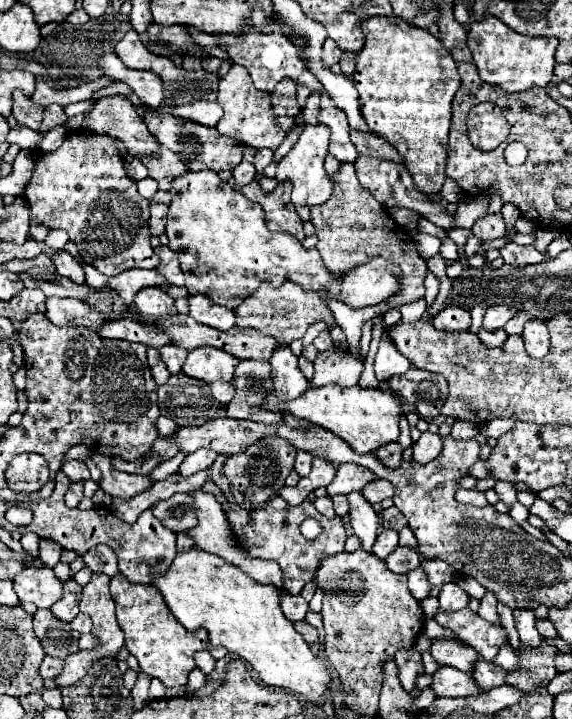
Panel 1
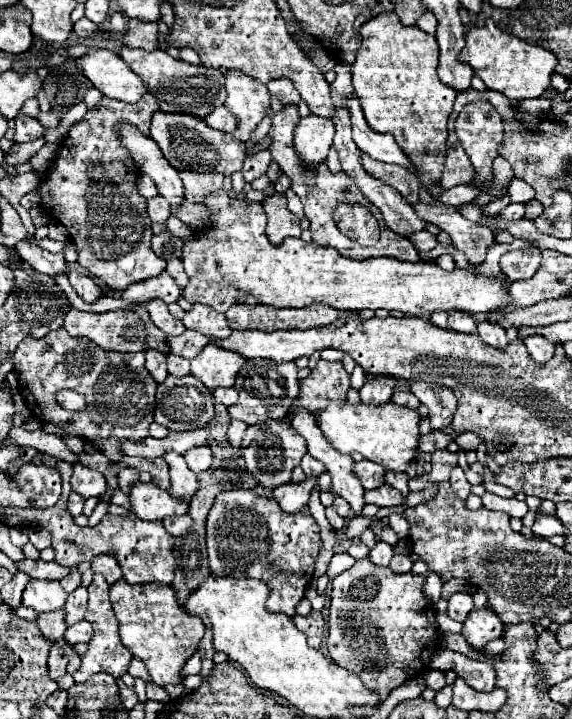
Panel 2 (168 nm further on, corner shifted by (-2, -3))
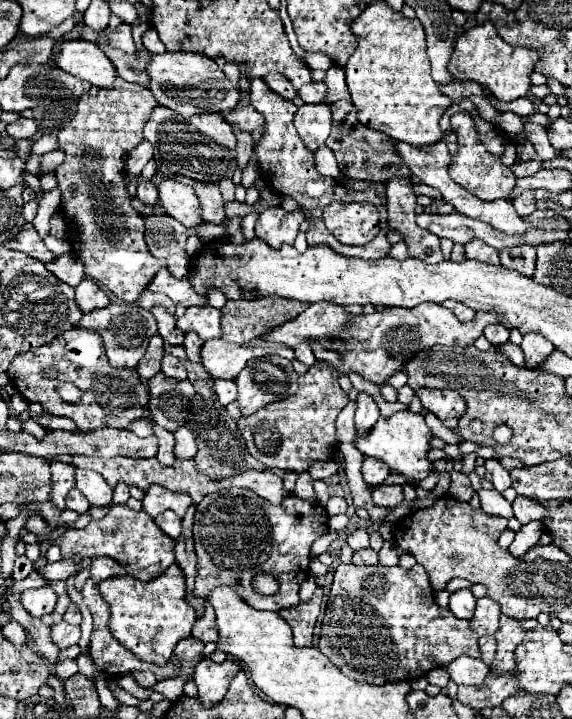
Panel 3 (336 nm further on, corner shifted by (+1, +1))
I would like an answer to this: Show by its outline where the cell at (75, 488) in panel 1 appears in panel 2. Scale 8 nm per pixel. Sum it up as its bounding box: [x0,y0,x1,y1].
[67,492,85,516]

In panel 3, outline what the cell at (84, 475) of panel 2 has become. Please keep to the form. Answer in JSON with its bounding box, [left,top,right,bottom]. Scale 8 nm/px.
[76,470,112,506]

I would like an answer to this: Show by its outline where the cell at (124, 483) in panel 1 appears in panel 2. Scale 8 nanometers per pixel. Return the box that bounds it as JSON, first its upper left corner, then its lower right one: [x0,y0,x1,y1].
[129,482,187,520]

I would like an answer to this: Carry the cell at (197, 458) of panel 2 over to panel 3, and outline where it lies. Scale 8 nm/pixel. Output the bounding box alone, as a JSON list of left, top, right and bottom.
[174,426,196,458]

